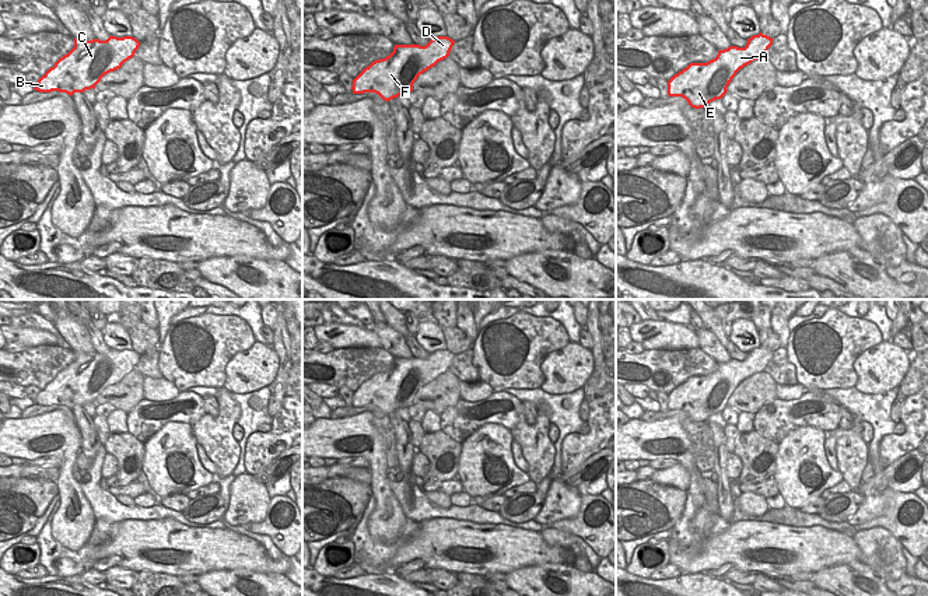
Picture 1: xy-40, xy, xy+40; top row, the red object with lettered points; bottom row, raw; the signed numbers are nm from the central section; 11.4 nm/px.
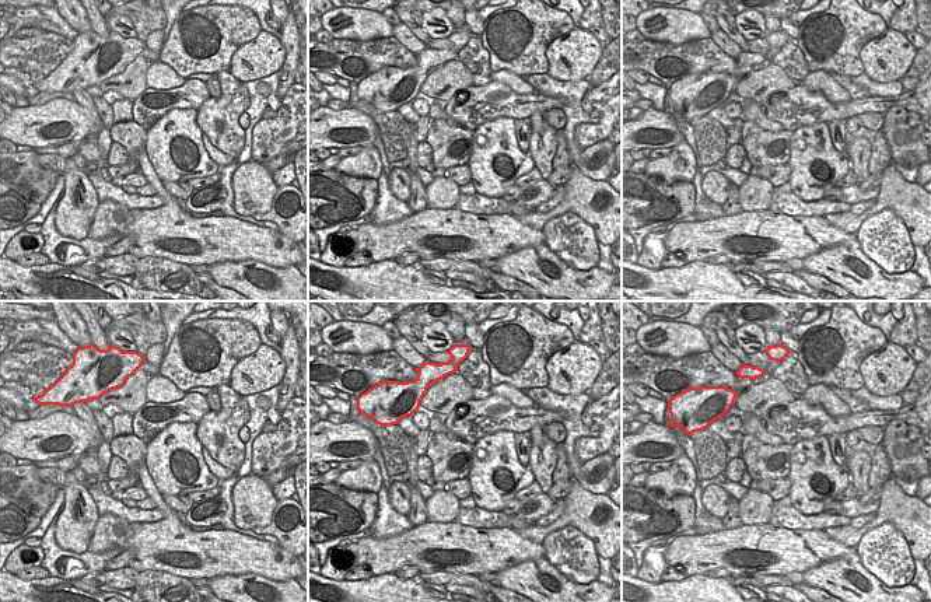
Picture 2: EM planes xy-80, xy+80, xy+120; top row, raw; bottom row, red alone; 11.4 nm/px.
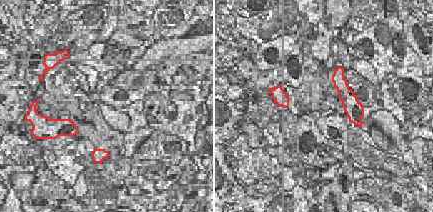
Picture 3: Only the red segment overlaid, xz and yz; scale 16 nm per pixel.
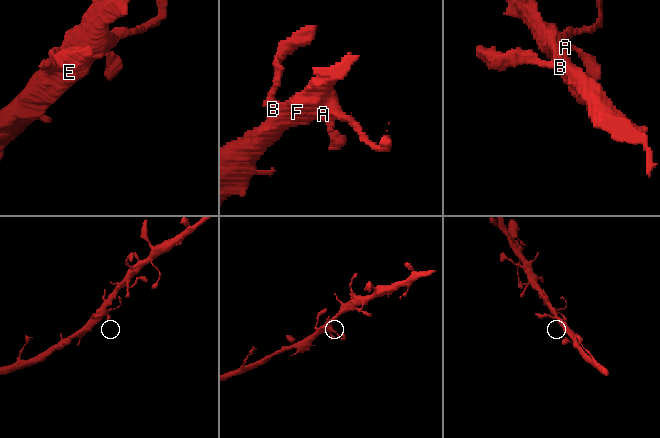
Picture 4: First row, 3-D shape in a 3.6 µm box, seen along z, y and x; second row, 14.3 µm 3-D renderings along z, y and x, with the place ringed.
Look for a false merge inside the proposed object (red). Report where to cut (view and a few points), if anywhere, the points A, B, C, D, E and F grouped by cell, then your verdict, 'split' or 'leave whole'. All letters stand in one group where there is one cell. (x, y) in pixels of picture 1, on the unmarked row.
no cut | A B C D E F | leave whole

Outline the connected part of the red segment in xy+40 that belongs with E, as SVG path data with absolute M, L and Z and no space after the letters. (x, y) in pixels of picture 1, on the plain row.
M760 346L749 351L745 361L729 360L707 376L690 376L668 395L668 409L682 410L696 423L707 421L726 407L740 382L764 371L771 358L773 351Z

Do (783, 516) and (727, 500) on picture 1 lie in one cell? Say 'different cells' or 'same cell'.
different cells

